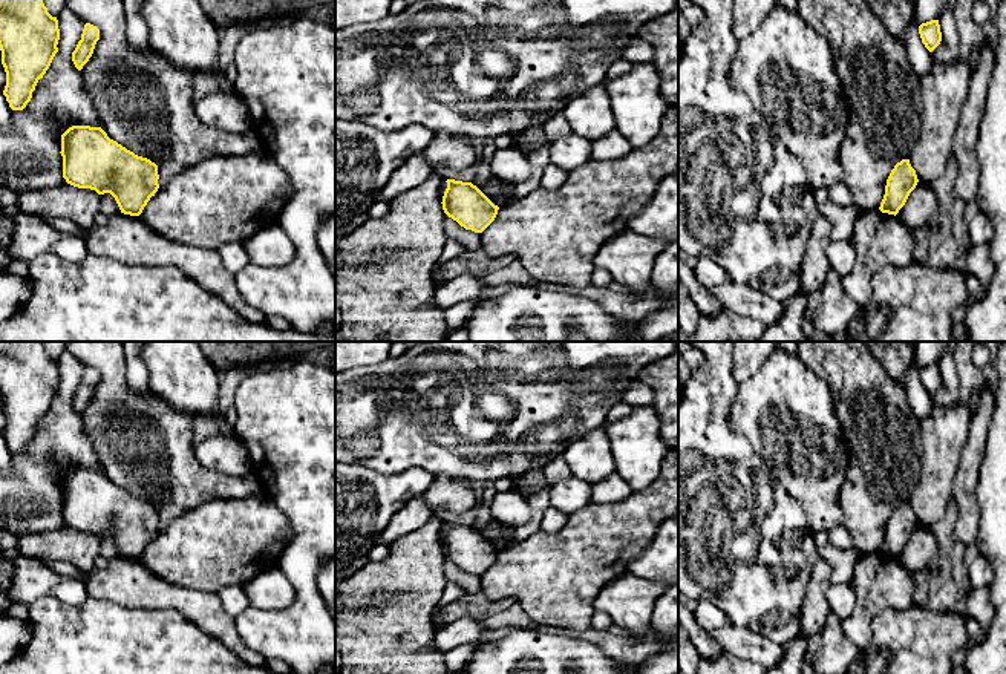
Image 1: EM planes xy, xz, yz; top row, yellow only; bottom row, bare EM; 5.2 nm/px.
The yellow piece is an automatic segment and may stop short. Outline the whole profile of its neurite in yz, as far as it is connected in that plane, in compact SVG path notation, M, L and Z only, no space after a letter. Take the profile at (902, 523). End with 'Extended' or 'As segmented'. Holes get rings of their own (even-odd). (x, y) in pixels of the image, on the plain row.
M910 502L897 506L887 522L885 538L879 553L896 559L905 548L917 525L919 522L916 513L910 507Z. As segmented

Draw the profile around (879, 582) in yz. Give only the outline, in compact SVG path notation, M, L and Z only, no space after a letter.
M864 553L856 562L851 587L857 604L853 614L842 619L842 630L861 651L865 651L873 620L884 610L906 610L914 604L916 579L894 558Z

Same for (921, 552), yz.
M917 525L896 561L916 574L923 568L931 570L937 558L939 548L929 527Z

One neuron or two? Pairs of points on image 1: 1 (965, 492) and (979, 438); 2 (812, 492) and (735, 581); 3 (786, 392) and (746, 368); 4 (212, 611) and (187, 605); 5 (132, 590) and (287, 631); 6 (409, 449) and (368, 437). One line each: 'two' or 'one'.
1: one
2: two
3: two
4: one
5: two
6: one

